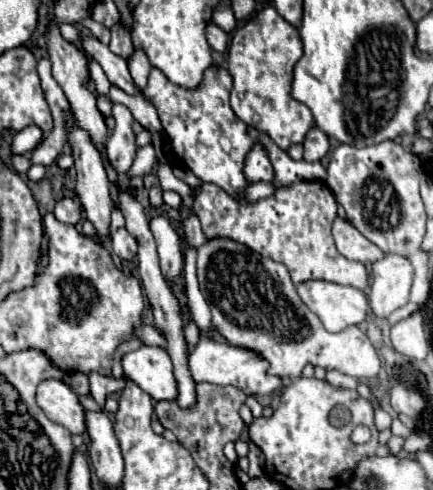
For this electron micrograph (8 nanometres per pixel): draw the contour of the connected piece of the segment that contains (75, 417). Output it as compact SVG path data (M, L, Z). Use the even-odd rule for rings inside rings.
M43 380L37 386L37 406L45 416L67 428L71 434L85 432L85 410L77 400L77 394L61 380Z

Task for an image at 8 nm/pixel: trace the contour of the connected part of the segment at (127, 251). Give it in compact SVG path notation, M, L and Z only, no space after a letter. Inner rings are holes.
M119 228L111 236L111 248L121 260L133 260L137 256L137 242L131 234L127 234L125 228Z

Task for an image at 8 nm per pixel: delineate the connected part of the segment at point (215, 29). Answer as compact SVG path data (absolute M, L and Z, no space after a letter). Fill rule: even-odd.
M213 22L209 24L209 30L207 30L207 38L209 38L209 44L215 52L225 52L227 50L227 42L229 42L229 34L225 30L221 30L219 26L215 26Z

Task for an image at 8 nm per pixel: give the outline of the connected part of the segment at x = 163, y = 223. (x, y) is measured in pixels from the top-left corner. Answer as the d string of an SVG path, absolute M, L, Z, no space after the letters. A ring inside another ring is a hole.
M163 216L153 218L149 222L149 228L157 242L161 272L167 282L175 282L183 272L183 254L179 250L179 234L171 226L171 222Z

